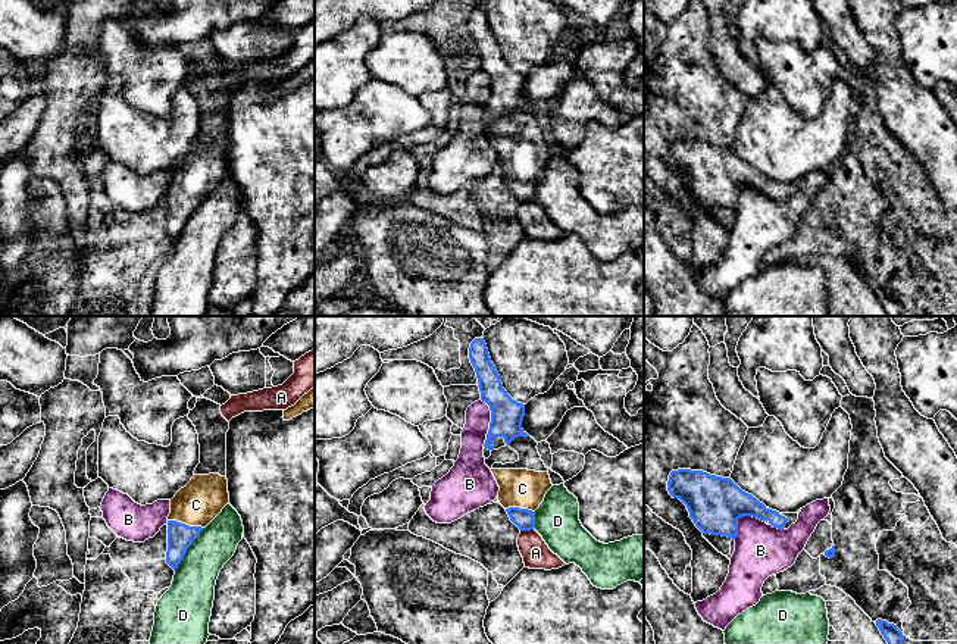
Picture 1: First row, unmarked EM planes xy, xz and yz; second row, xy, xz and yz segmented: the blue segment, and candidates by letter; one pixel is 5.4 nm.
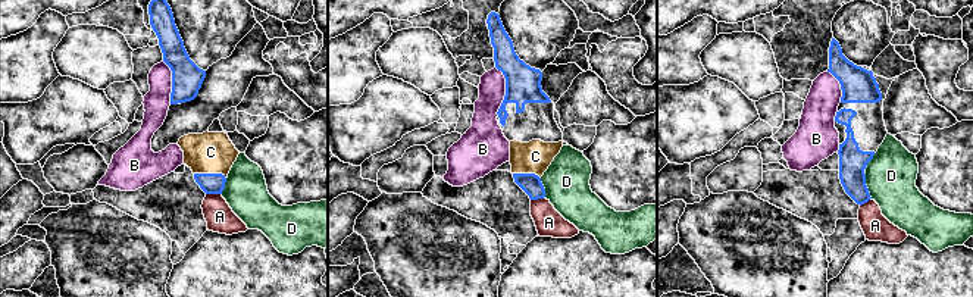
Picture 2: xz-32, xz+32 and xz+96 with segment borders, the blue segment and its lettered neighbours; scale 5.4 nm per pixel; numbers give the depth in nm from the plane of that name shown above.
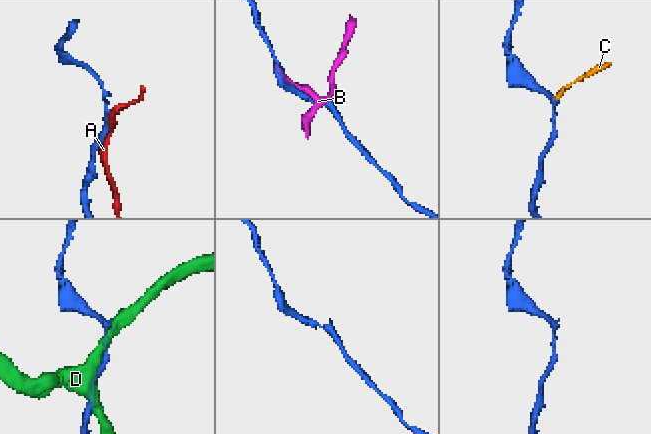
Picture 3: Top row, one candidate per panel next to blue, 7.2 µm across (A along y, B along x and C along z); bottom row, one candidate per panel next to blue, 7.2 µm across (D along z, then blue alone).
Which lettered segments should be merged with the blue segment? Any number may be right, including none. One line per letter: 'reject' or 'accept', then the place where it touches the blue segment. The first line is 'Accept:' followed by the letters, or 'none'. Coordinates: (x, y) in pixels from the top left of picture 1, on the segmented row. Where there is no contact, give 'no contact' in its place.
Accept: C
A: reject | xz (527, 530)
B: reject | xz (490, 422)
C: accept | xy (184, 524)
D: reject | xy (187, 549)

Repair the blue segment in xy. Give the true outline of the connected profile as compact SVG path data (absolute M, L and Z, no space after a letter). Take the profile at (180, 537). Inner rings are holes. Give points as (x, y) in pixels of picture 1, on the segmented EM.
M194 475L171 500L166 563L175 570L200 532L229 503L226 475Z

